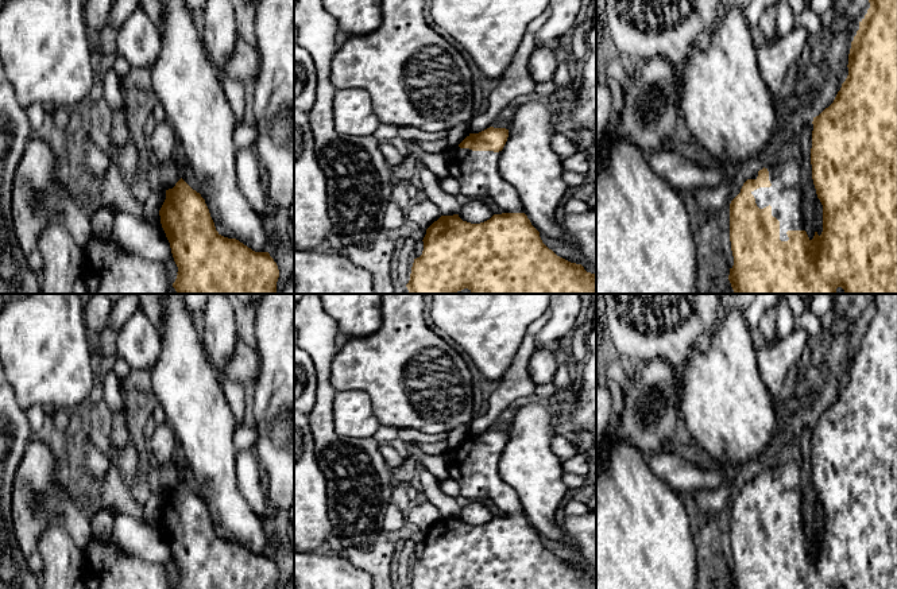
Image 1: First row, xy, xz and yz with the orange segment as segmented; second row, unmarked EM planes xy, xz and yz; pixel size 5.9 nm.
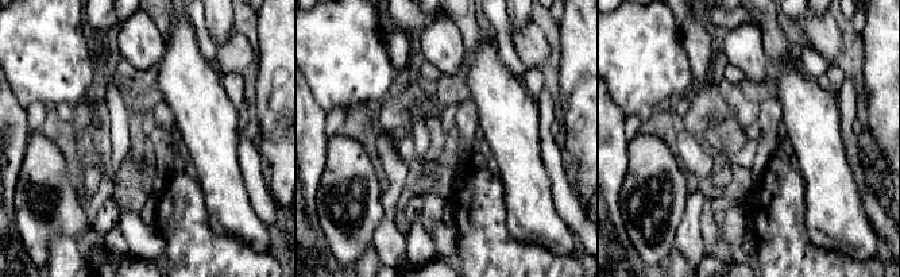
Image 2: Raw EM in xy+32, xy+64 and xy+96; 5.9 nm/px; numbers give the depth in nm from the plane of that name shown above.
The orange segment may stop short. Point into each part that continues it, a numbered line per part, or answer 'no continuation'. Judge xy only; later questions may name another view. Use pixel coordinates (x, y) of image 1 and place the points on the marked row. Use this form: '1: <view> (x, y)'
no continuation

